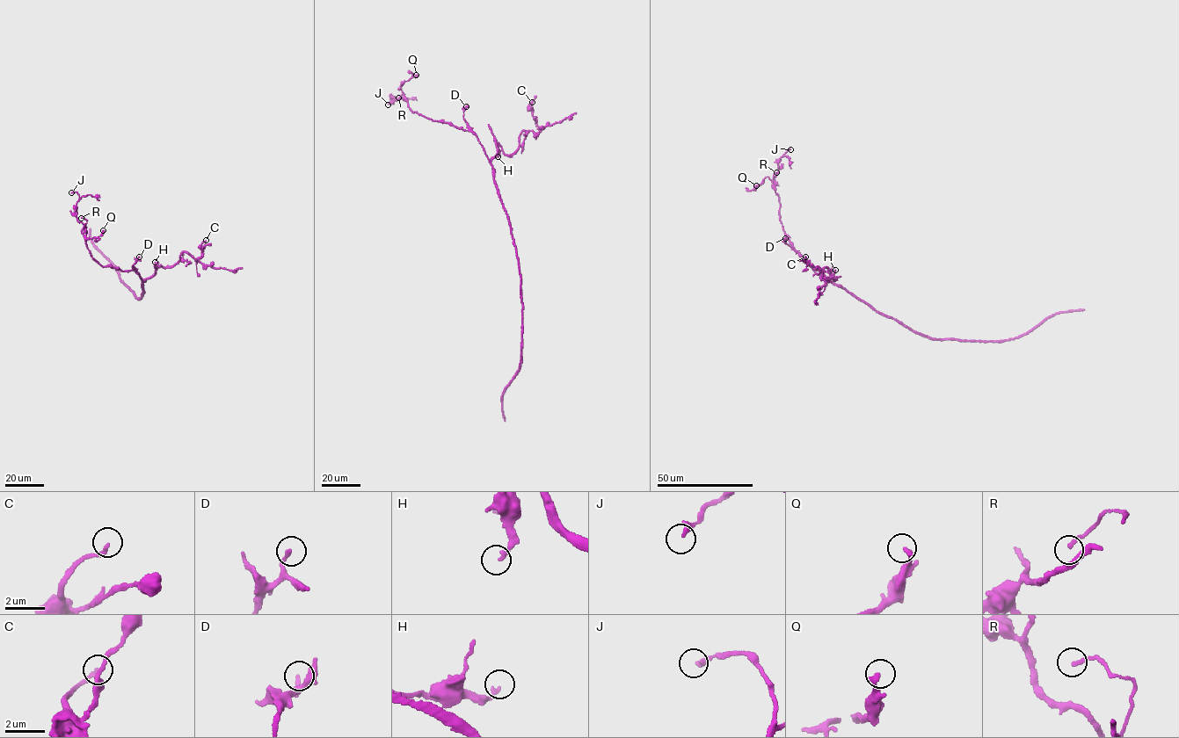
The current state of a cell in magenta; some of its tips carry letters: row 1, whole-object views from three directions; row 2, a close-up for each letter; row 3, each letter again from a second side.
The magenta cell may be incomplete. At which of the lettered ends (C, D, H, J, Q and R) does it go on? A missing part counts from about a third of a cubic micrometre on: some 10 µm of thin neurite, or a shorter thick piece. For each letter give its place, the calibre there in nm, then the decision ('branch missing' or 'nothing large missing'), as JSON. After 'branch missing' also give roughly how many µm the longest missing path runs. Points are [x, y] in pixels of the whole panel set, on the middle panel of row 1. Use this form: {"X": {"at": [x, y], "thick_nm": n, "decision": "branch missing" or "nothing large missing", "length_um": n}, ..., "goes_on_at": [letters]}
{"C": {"at": [532, 102], "thick_nm": 200, "decision": "nothing large missing"}, "D": {"at": [466, 106], "thick_nm": 180, "decision": "nothing large missing"}, "H": {"at": [498, 156], "thick_nm": 200, "decision": "nothing large missing"}, "J": {"at": [388, 104], "thick_nm": 280, "decision": "nothing large missing"}, "Q": {"at": [416, 75], "thick_nm": 280, "decision": "nothing large missing"}, "R": {"at": [398, 97], "thick_nm": 200, "decision": "nothing large missing"}, "goes_on_at": []}

